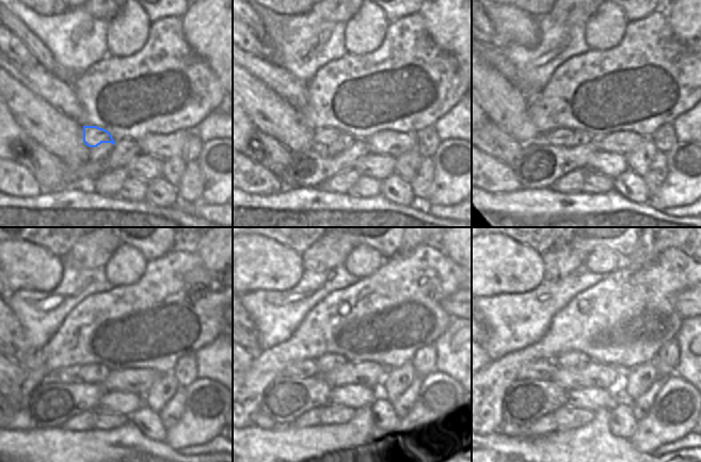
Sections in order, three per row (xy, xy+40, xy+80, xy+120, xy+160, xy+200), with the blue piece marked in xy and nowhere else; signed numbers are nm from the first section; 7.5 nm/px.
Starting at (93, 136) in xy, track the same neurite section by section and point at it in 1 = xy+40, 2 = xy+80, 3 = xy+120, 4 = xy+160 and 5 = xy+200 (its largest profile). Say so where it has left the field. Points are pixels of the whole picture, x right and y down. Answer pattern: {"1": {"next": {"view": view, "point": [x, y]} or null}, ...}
{"1": {"next": {"view": "xy+40", "point": [328, 137]}}, "2": {"next": {"view": "xy+80", "point": [564, 137]}}, "3": {"next": {"view": "xy+120", "point": [76, 375]}}, "4": {"next": {"view": "xy+160", "point": [302, 369]}}, "5": {"next": {"view": "xy+200", "point": [535, 369]}}}

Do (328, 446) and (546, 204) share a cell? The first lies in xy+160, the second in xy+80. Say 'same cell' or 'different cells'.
same cell

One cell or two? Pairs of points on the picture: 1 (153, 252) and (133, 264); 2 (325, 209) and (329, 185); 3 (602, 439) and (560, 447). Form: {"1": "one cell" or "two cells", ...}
{"1": "two cells", "2": "two cells", "3": "one cell"}

